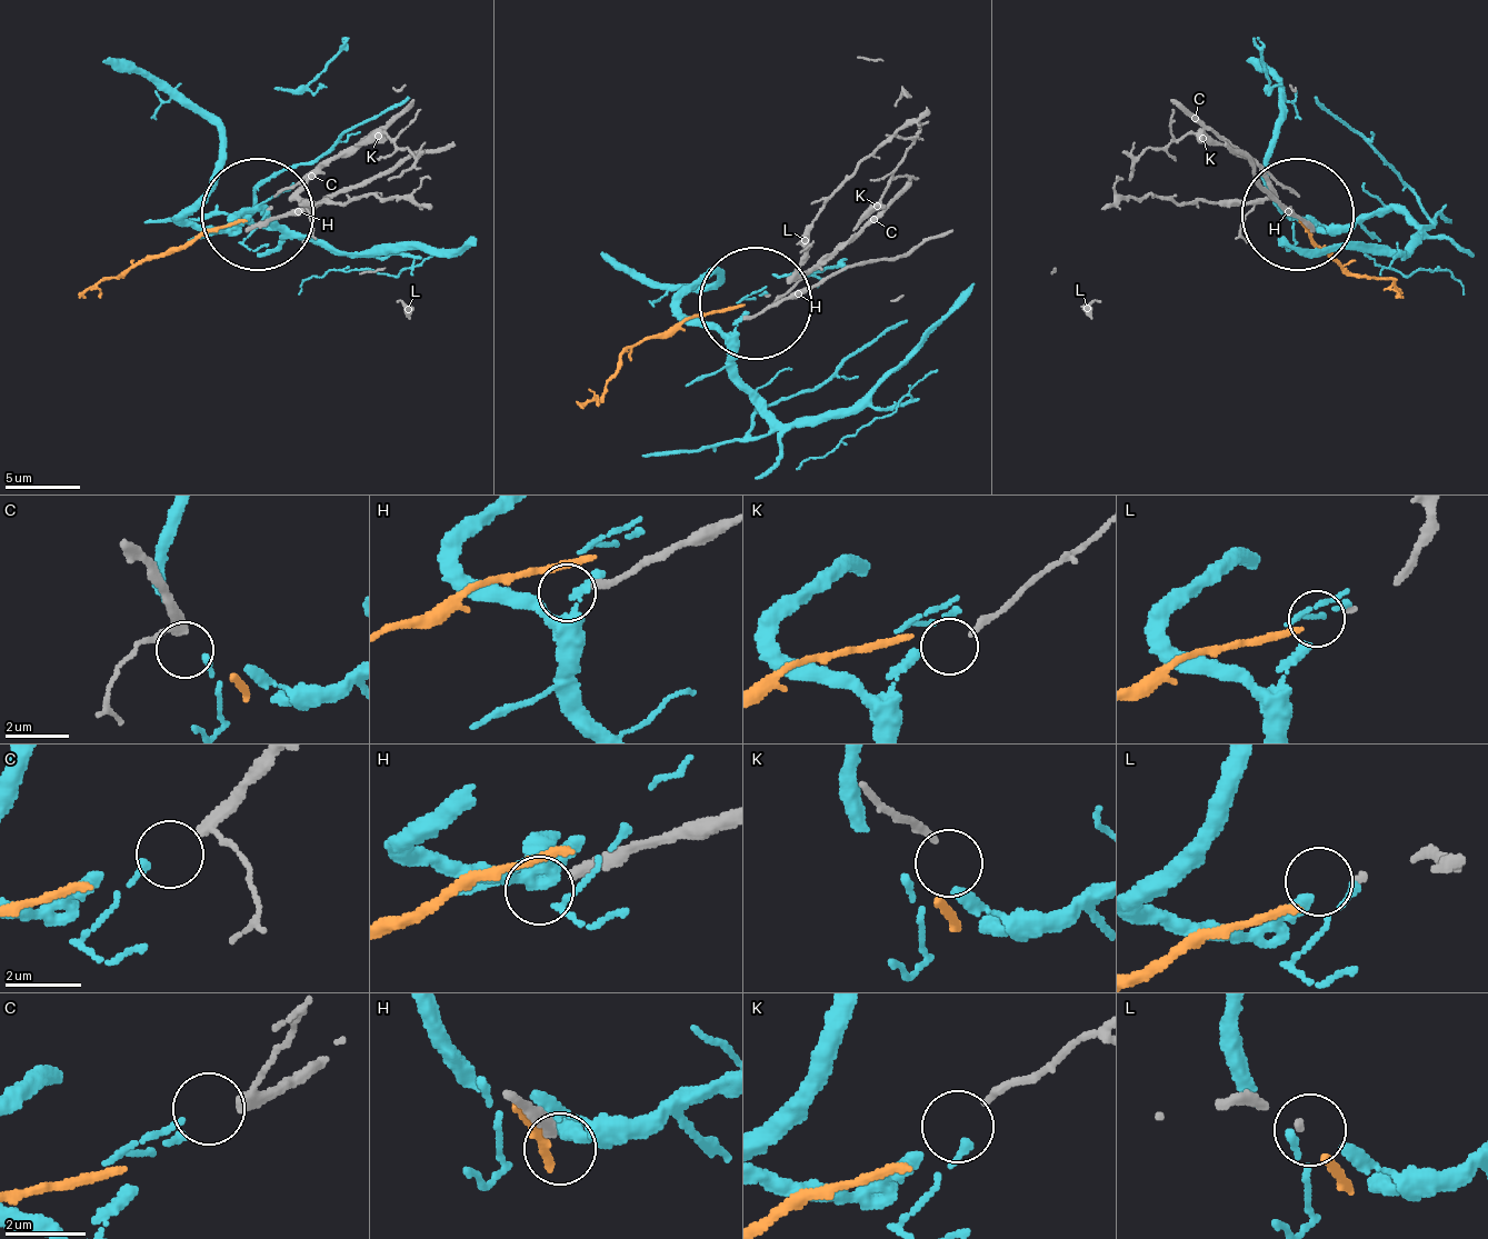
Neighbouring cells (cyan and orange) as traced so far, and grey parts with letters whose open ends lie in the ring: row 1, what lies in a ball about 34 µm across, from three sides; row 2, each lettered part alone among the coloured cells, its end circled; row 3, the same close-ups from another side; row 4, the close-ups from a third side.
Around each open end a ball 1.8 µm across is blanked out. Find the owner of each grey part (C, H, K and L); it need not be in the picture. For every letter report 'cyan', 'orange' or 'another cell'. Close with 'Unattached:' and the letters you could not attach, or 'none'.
C: cyan
H: another cell
K: another cell
L: orange
Unattached: H, K

